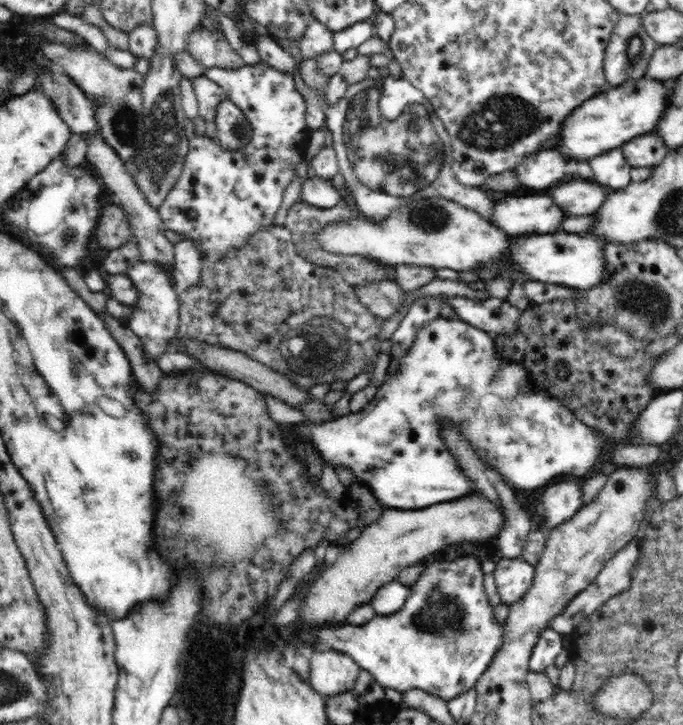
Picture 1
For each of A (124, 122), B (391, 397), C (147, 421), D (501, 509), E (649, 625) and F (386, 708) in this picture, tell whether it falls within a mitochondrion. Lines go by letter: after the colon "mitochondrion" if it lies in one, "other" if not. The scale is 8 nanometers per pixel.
A: mitochondrion
B: other
C: other
D: other
E: other
F: other

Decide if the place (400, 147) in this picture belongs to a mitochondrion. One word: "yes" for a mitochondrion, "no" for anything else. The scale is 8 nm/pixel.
yes

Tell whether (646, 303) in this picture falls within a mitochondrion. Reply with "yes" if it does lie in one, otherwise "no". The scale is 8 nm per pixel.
yes

